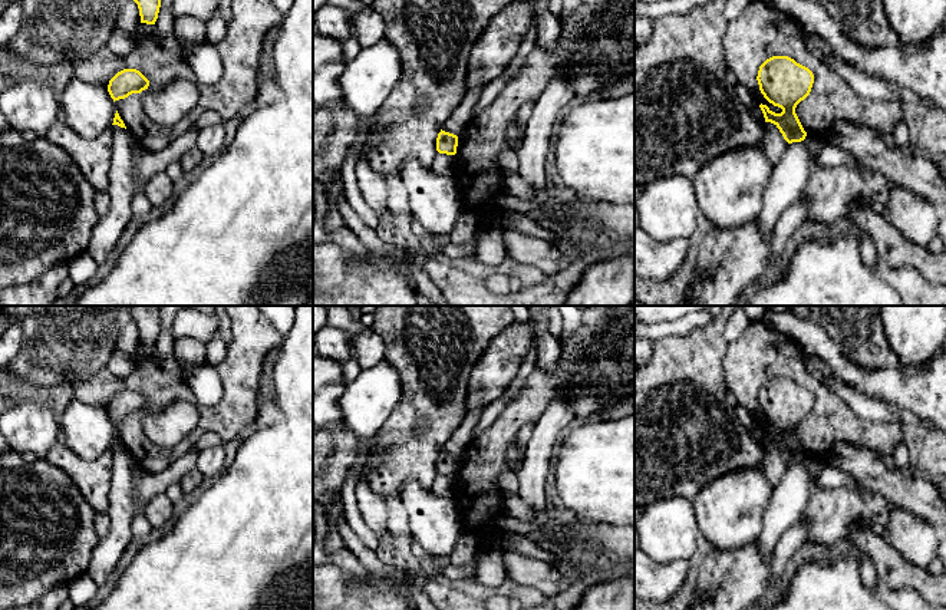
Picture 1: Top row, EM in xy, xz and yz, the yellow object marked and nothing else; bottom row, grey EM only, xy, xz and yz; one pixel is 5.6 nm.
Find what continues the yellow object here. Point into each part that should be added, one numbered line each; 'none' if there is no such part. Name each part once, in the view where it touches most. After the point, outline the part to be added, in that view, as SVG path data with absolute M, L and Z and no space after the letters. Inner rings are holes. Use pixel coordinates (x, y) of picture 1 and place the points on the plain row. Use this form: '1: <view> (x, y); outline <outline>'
none

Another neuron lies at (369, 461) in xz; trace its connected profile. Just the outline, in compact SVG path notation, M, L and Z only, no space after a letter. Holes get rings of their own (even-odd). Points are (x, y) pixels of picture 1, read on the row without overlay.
M376 438L367 441L366 444L367 444L367 455L365 456L365 461L362 464L362 472L359 475L359 481L367 482L370 468L376 462Z

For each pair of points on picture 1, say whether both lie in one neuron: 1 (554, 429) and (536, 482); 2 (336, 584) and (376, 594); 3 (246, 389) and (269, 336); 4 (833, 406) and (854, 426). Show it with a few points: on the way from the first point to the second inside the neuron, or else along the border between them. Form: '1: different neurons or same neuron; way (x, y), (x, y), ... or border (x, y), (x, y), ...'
1: same neuron; way (544, 442), (539, 452), (536, 470)
2: same neuron; way (346, 594), (366, 594)
3: same neuron; way (246, 376), (246, 359), (256, 349)
4: same neuron; way (839, 412), (849, 422)

